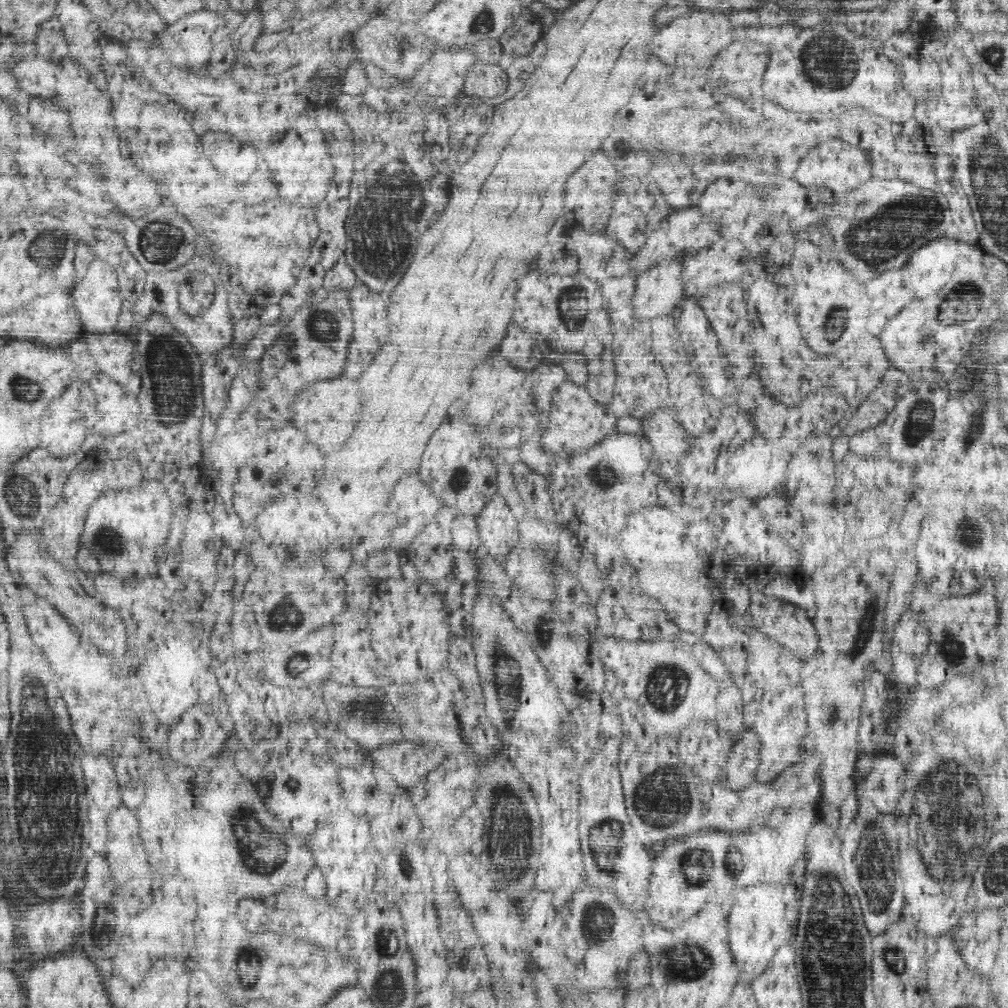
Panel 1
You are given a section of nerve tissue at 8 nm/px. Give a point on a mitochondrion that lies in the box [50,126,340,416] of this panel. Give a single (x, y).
(162, 243)

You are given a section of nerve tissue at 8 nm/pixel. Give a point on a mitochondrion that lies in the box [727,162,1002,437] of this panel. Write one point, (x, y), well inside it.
(896, 229)

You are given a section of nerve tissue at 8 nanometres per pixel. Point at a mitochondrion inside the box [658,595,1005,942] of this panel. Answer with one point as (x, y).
(946, 798)

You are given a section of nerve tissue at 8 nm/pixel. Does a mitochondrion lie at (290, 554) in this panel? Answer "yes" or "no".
no

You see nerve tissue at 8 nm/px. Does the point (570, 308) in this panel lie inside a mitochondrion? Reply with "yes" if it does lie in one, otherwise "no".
yes

